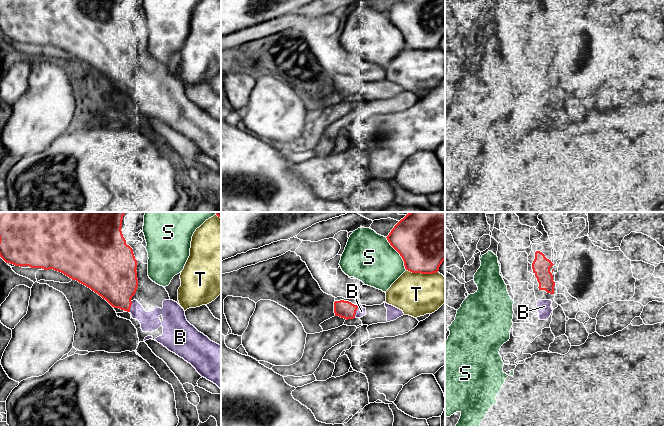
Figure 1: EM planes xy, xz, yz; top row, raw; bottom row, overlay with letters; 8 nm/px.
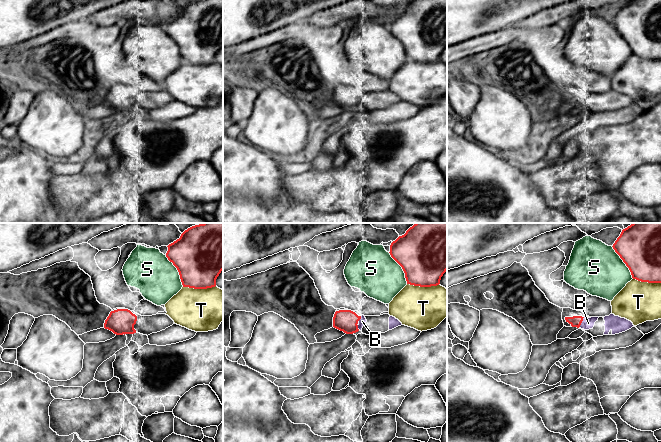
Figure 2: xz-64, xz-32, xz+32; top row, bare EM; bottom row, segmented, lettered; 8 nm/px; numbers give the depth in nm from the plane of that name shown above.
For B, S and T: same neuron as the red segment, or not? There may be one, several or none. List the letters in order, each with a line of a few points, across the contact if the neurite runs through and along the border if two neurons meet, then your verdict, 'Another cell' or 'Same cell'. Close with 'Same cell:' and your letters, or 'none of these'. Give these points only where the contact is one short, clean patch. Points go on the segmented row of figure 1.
B: Same cell
S: Another cell
T: Another cell
Same cell: B

